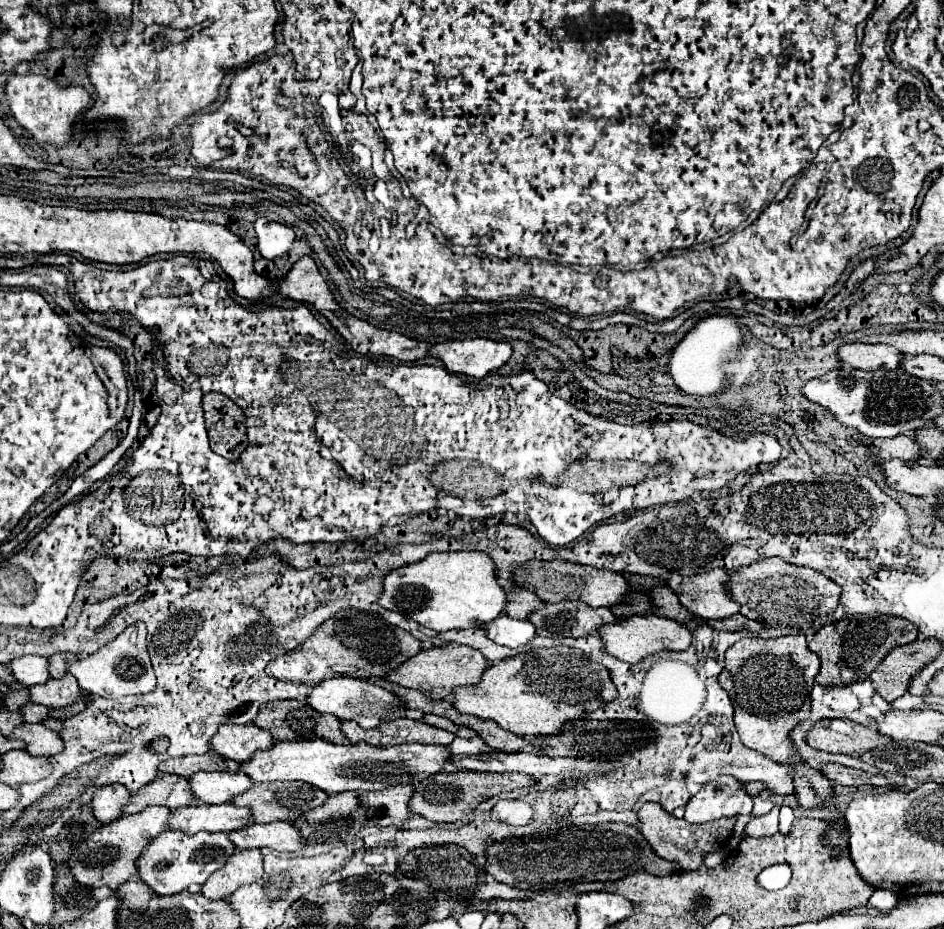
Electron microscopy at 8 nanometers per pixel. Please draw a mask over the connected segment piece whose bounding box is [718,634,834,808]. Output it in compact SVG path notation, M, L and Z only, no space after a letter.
M806 636L780 638L742 638L724 654L726 666L720 672L720 686L728 692L734 706L734 722L742 742L772 760L788 766L796 774L796 796L802 808L816 808L834 798L832 780L810 770L790 744L790 730L810 716L810 692L820 670L820 660L808 650Z

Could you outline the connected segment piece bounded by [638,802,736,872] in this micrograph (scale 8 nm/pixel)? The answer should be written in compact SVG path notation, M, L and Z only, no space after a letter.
M646 802L638 810L638 820L640 820L640 832L646 838L646 842L652 846L652 850L678 866L680 872L690 872L702 866L702 858L706 852L712 852L716 848L726 848L730 842L730 832L734 828L736 818L724 818L724 820L714 820L706 824L690 824L686 820L678 820L674 814L666 812L660 804L656 802Z

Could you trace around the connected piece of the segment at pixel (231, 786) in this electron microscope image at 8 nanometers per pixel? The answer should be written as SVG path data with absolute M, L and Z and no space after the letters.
M196 772L188 780L194 798L206 804L226 804L252 786L242 772Z

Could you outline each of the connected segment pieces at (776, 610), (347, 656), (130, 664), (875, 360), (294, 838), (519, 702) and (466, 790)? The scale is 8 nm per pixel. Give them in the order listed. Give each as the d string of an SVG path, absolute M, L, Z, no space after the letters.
M764 558L760 562L748 564L732 572L732 582L728 582L728 594L740 602L740 614L752 618L764 626L772 628L812 628L814 618L822 614L832 614L840 600L840 586L812 568L794 566L780 558Z
M350 608L328 618L328 622L324 622L324 626L320 626L320 630L316 630L316 634L312 634L312 638L308 638L308 642L302 642L296 650L276 656L266 666L266 674L278 680L308 686L316 686L322 680L336 676L376 680L396 670L402 662L420 652L420 648L420 642L410 632L394 628L380 614Z
M136 622L128 626L122 634L118 634L112 642L96 650L86 658L78 658L68 666L68 672L76 676L78 686L90 694L102 698L120 698L126 694L146 694L156 688L156 676L150 666L148 650L146 650L146 626L144 622Z
M844 344L836 350L842 366L858 370L896 370L900 352L888 344Z
M252 822L240 830L230 832L228 836L232 838L232 844L238 850L268 846L272 850L296 852L304 846L300 830L294 828L290 822L268 822L268 824Z
M556 646L556 648L526 650L524 654L516 654L512 658L490 664L476 686L460 686L452 692L452 706L460 714L472 714L482 720L494 720L504 730L514 732L518 736L538 736L538 734L558 734L566 722L580 720L580 716L584 716L586 712L598 710L604 702L614 700L616 694L618 692L610 680L610 672L602 664L590 660L576 648Z
M458 770L458 772L438 772L424 782L414 784L414 794L410 798L410 810L414 814L420 814L432 822L456 822L464 814L470 814L480 802L506 792L514 788L526 788L532 786L534 778L528 774L488 774L488 772L468 772L468 770Z

